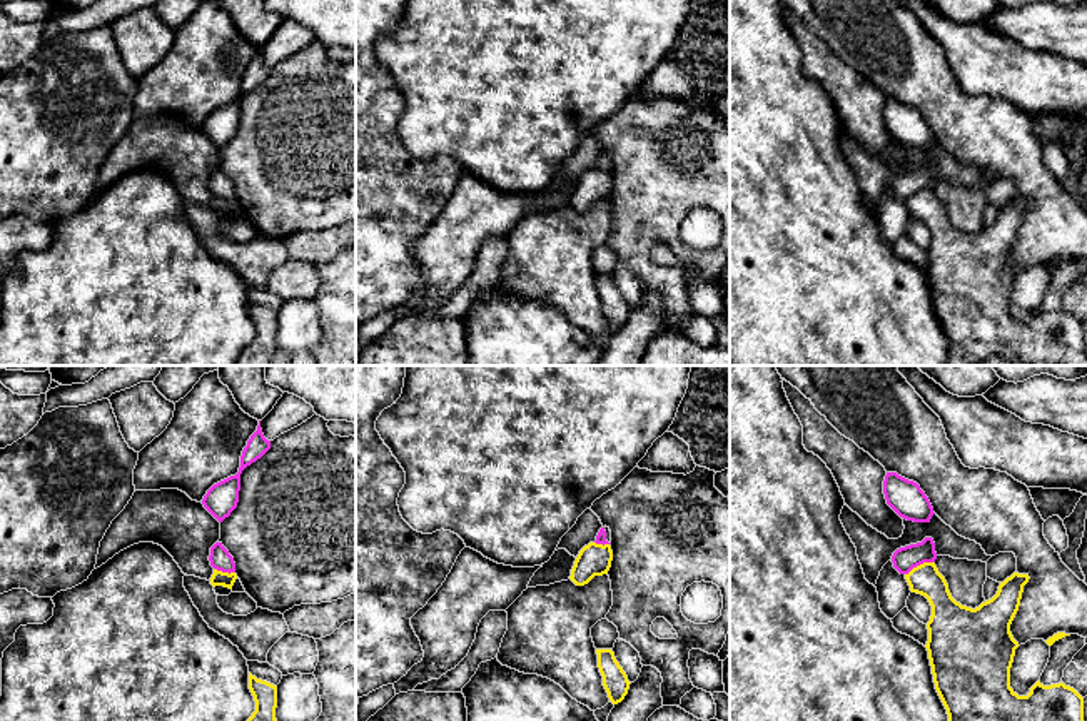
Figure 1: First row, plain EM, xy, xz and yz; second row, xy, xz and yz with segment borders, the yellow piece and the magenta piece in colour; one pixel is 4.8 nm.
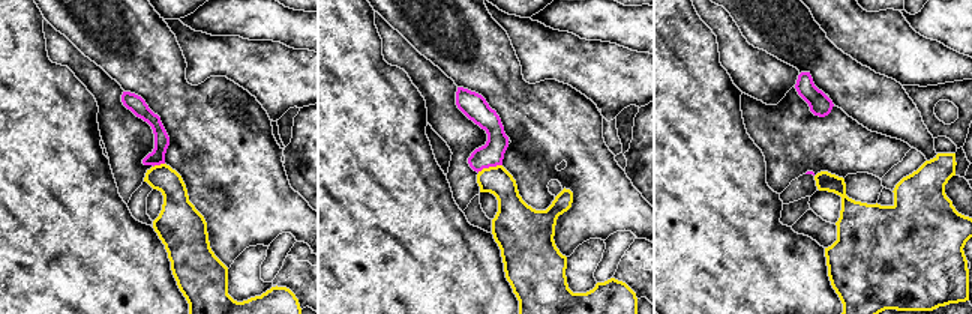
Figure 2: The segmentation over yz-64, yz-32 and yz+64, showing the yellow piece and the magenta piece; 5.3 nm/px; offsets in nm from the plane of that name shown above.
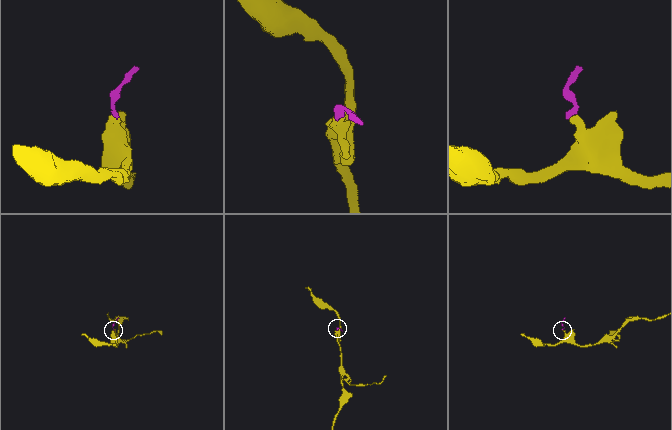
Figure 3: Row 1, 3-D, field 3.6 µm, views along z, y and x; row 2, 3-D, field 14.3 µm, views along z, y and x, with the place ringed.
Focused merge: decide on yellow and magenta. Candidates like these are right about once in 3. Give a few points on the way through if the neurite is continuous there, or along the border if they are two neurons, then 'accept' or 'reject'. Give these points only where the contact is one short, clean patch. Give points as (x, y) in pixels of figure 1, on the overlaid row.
border yz (934, 561), (924, 561), (905, 574); reject

